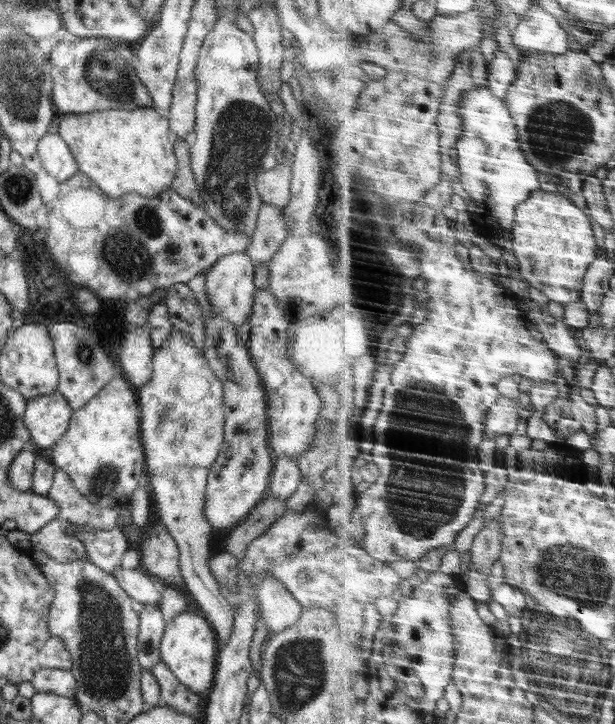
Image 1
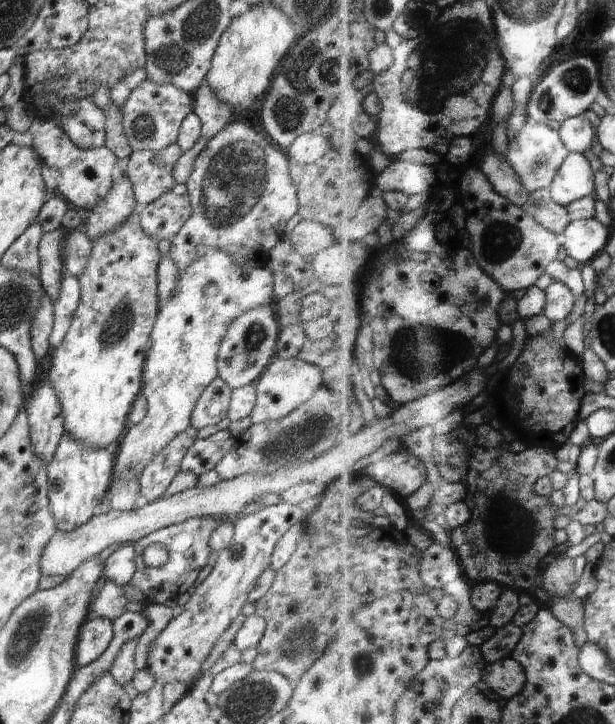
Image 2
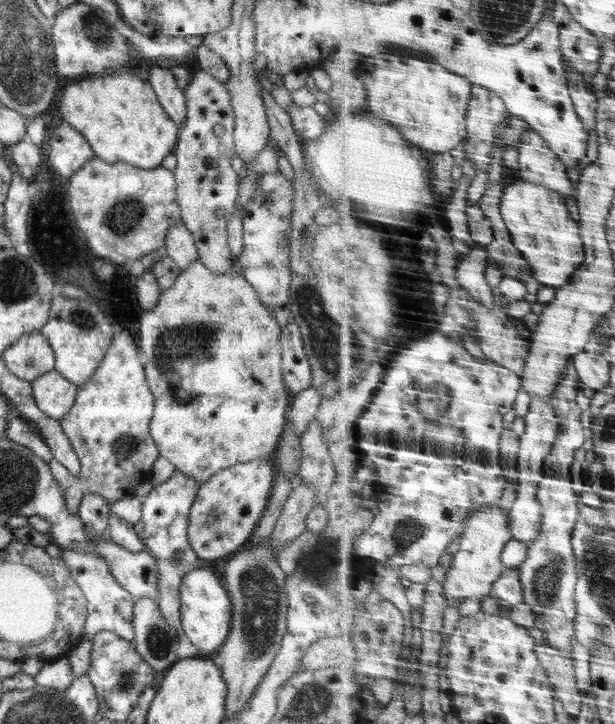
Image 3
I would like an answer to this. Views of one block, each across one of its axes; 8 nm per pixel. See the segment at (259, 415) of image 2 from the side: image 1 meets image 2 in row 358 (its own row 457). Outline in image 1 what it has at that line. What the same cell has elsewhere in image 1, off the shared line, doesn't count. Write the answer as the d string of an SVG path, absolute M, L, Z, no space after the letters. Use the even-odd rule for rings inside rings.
M268 288L254 292L252 315L249 318L250 332L247 342L250 358L265 387L267 406L267 429L269 447L273 460L280 457L298 460L314 441L315 424L325 406L325 396L289 359L287 330L291 322L278 307L276 297Z

